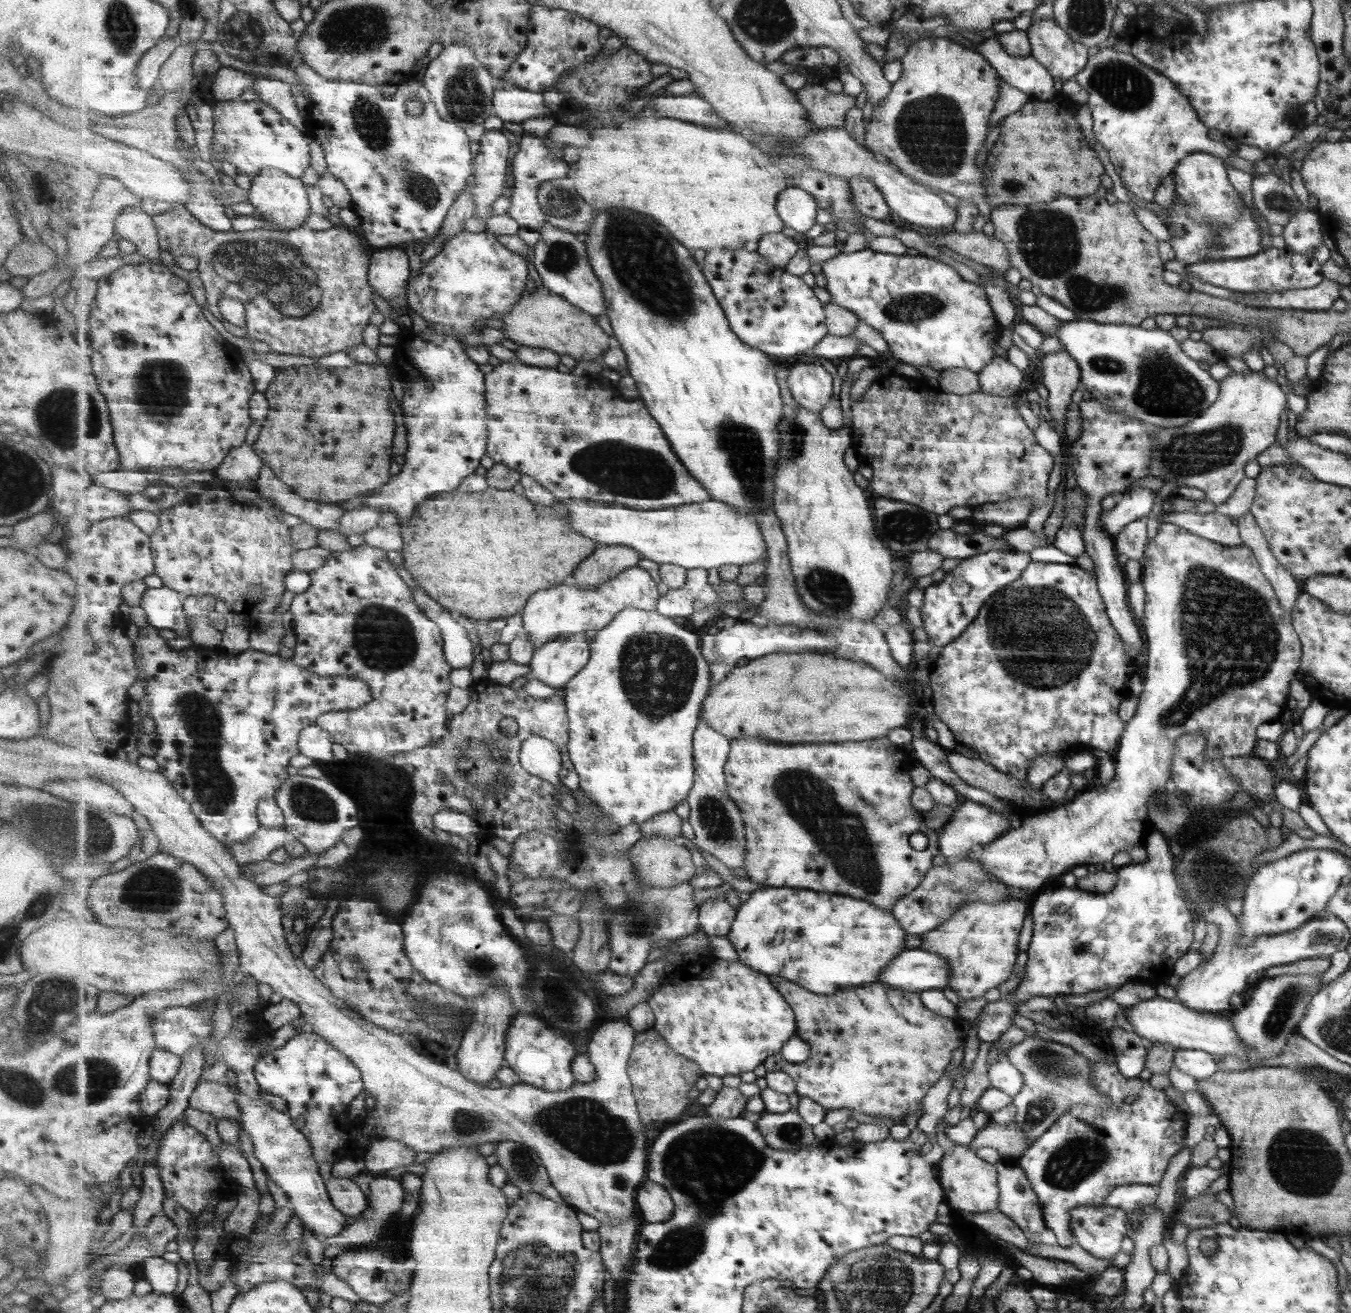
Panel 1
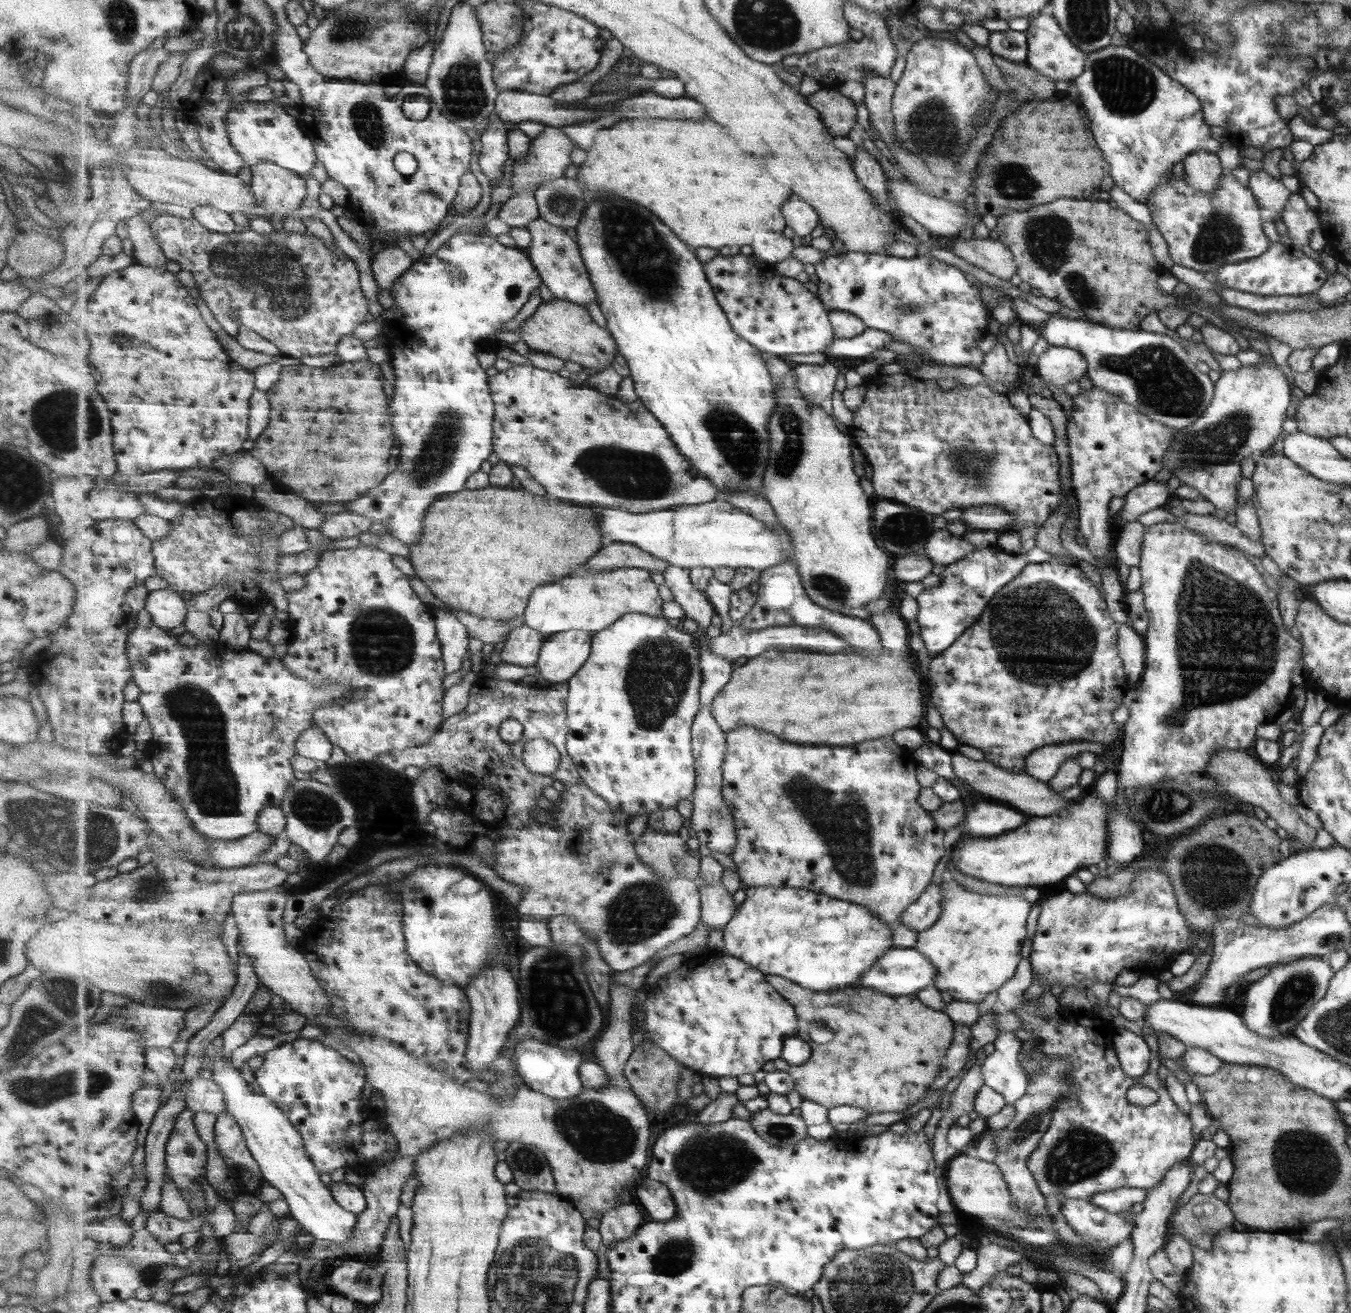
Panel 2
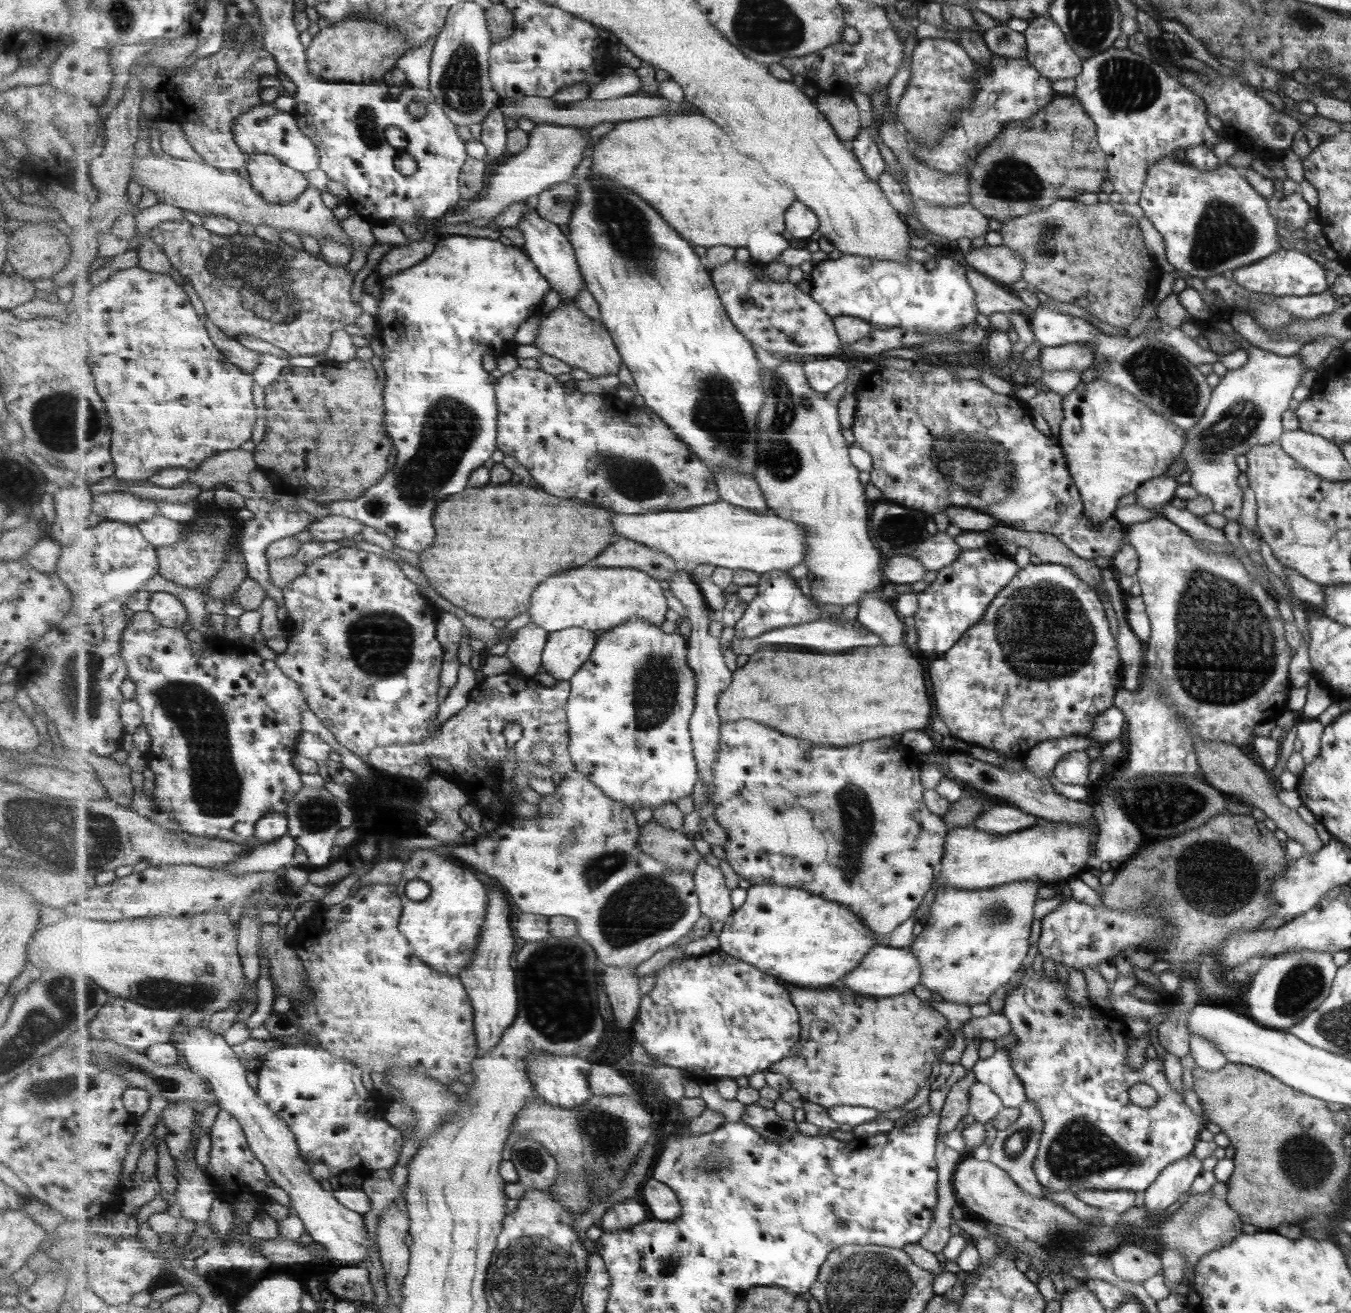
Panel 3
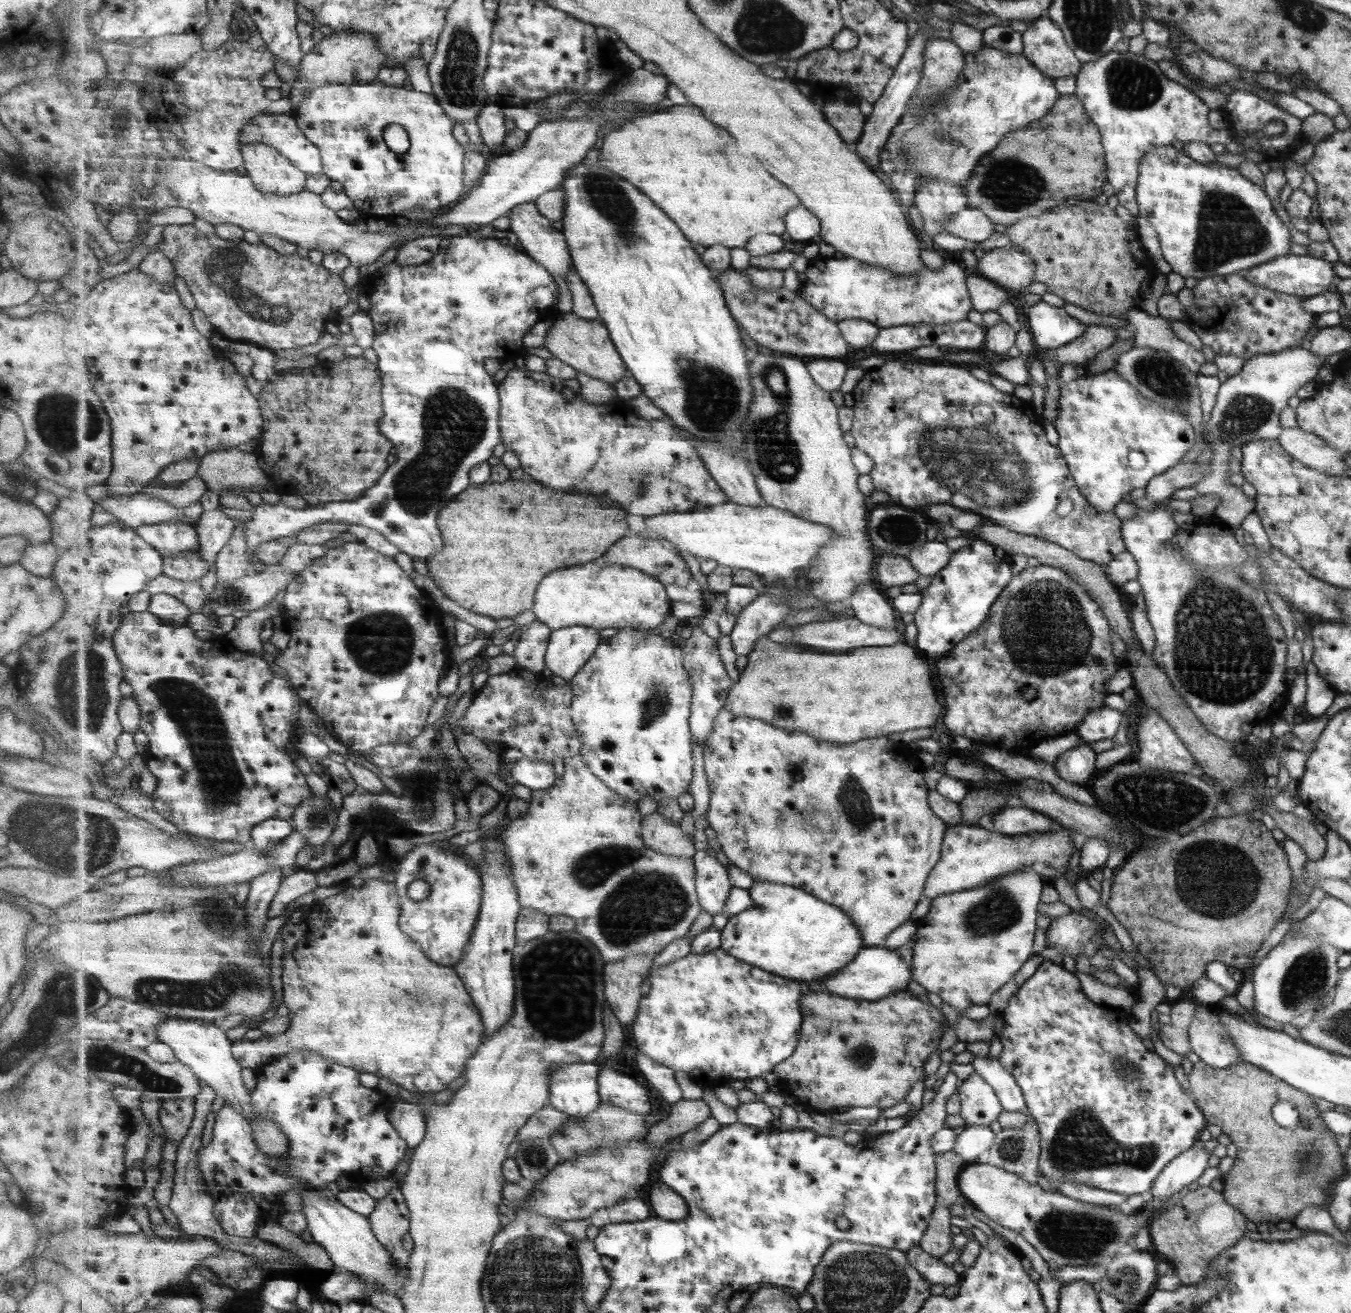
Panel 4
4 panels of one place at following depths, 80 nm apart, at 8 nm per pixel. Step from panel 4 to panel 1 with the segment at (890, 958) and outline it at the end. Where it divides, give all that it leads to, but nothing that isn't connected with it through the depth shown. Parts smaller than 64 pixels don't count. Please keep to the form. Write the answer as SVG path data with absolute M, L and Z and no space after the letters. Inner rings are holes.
M905 948L895 960L890 960L878 982L907 992L941 991L948 986L949 973L946 960L937 954L920 948Z

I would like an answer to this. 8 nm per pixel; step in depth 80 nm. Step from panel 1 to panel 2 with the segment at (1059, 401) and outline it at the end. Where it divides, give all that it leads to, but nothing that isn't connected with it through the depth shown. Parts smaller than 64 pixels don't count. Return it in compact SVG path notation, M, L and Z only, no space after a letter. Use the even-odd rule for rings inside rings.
M1050 346L1037 357L1035 374L1050 388L1063 391L1063 386L1085 375L1085 364L1078 352L1070 348Z

